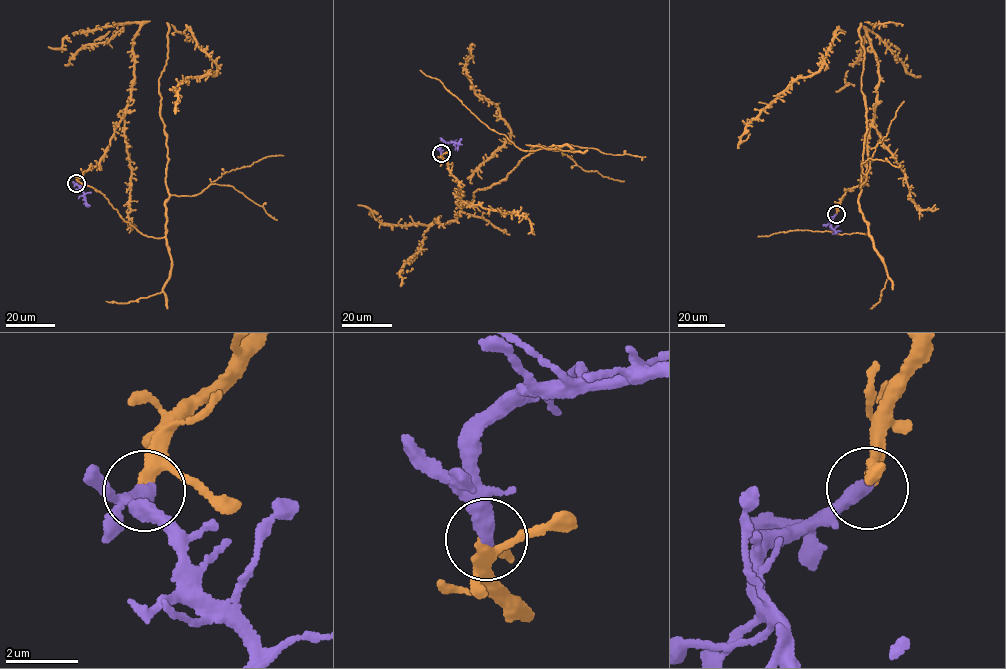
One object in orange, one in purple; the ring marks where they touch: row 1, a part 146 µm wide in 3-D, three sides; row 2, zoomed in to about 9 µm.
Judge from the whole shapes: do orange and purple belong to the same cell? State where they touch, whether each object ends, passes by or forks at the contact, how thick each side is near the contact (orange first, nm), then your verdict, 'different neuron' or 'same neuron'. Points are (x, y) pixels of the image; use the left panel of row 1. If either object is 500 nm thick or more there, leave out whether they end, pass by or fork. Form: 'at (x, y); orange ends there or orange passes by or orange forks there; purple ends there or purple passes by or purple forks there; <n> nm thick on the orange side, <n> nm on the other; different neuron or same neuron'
at (76, 183); orange passes by; purple ends there; 260 nm thick on the orange side, 440 nm on the other; same neuron

